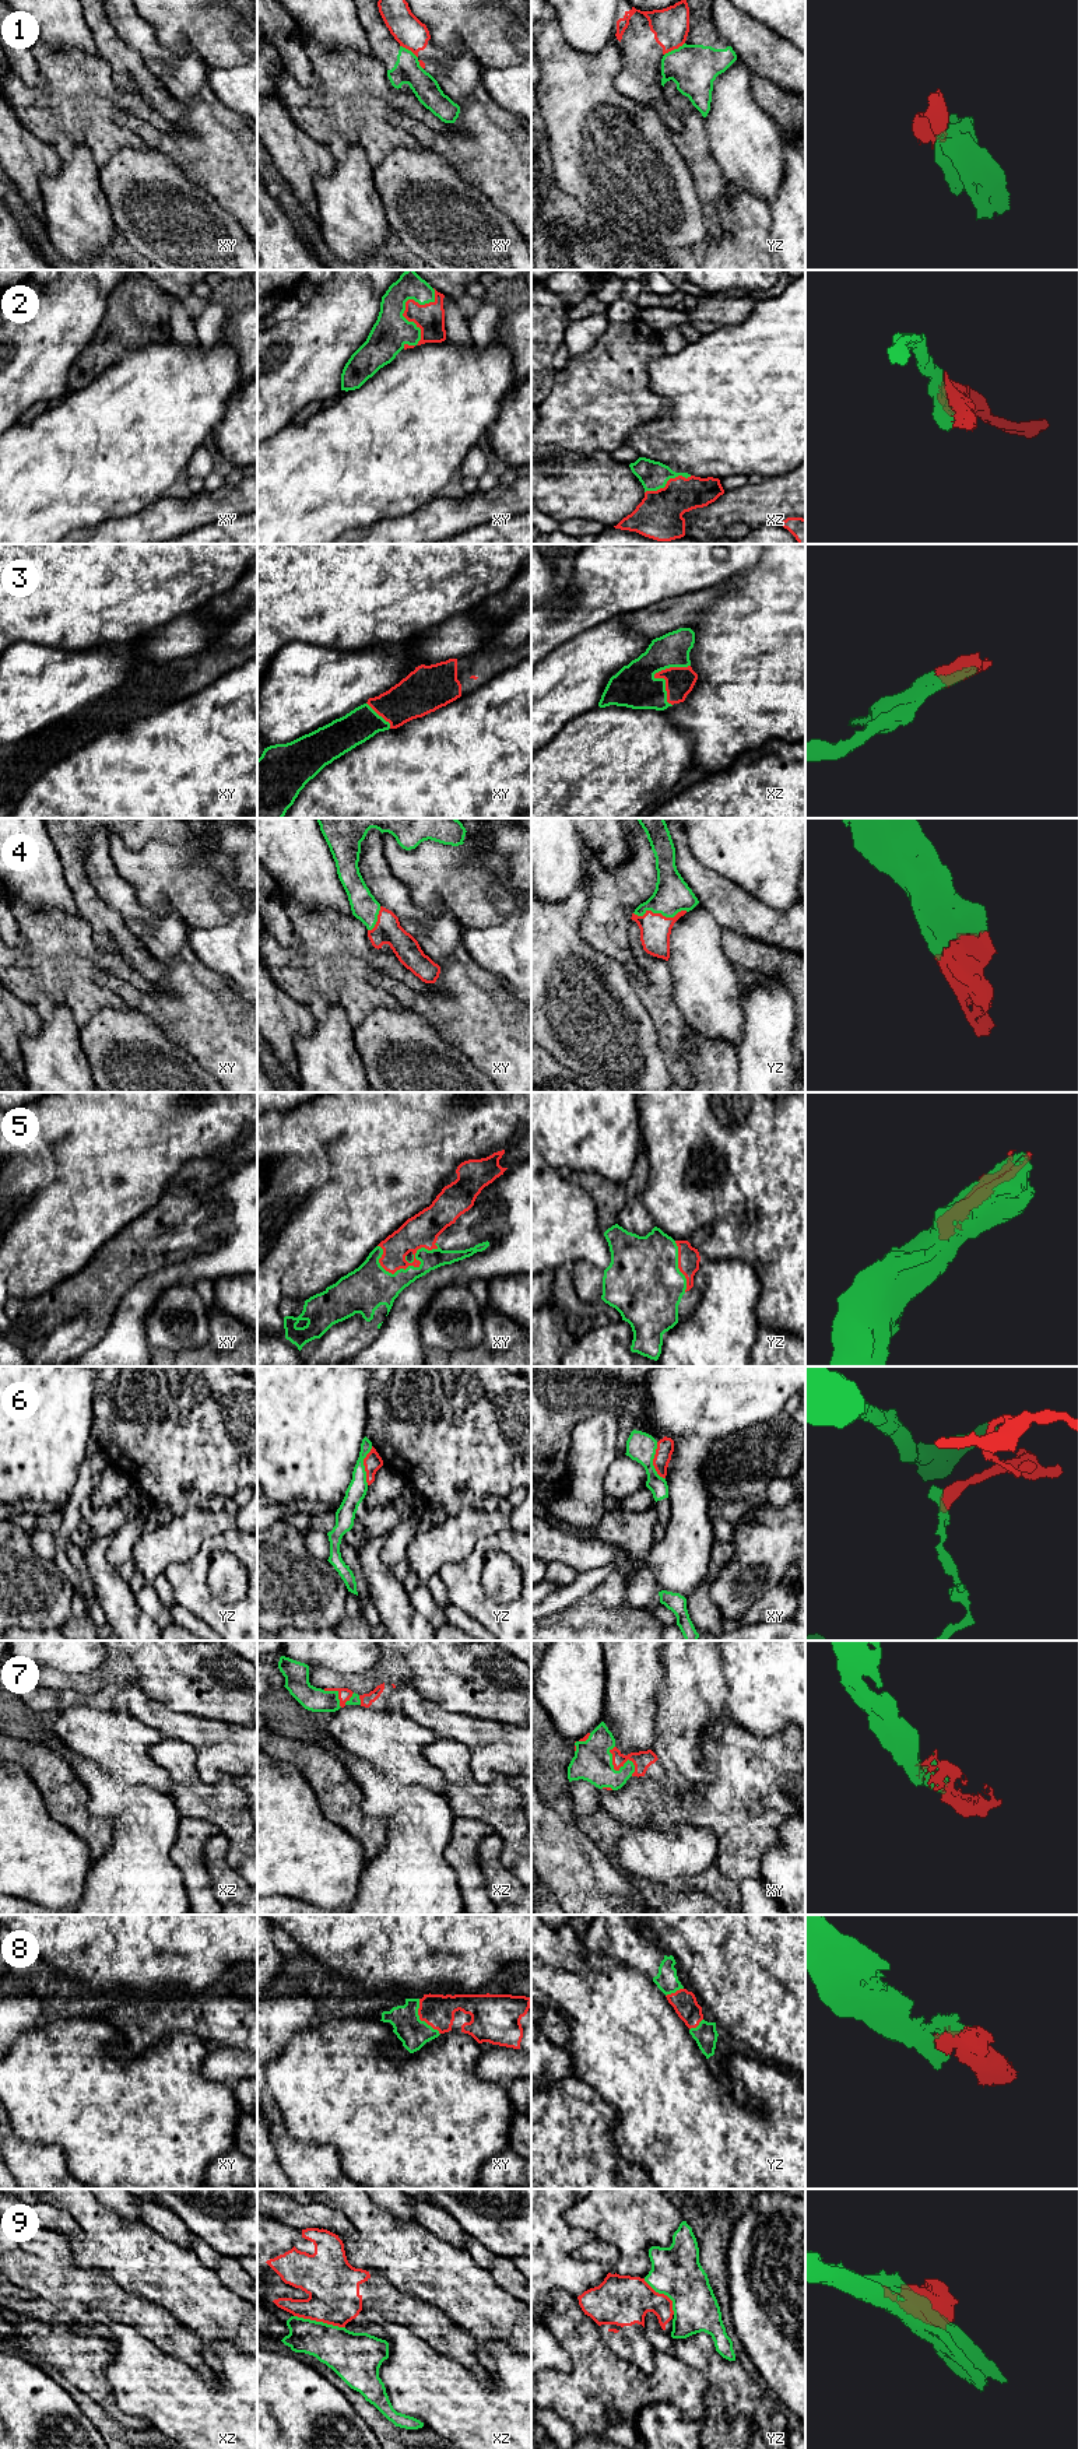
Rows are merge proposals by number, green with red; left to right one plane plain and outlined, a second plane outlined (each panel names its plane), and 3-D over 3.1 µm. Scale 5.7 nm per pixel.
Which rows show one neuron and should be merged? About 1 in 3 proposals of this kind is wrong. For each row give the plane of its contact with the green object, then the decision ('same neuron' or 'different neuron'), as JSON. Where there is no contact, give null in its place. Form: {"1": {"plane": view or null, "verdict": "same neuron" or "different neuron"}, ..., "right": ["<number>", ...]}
{"1": {"plane": "yz", "verdict": "different neuron"}, "2": {"plane": "xy", "verdict": "same neuron"}, "3": {"plane": "xz", "verdict": "same neuron"}, "4": {"plane": "yz", "verdict": "same neuron"}, "5": {"plane": "xy", "verdict": "same neuron"}, "6": {"plane": "xy", "verdict": "different neuron"}, "7": {"plane": "xy", "verdict": "same neuron"}, "8": {"plane": "xy", "verdict": "same neuron"}, "9": {"plane": "xz", "verdict": "different neuron"}, "right": ["2", "3", "4", "5", "7", "8"]}

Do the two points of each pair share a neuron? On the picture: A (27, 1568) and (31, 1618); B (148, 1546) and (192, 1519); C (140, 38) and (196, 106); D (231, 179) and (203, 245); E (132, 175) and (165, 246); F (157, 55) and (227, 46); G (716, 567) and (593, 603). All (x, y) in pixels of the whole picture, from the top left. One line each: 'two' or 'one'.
A: one
B: one
C: one
D: two
E: one
F: two
G: one

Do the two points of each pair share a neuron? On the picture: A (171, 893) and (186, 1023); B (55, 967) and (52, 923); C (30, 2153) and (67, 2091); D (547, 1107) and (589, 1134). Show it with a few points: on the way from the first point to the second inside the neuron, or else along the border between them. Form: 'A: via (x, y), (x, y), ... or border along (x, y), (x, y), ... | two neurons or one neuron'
A: border along (140, 901), (157, 914), (171, 908), (186, 926) | two neurons
B: via (55, 955), (52, 934) | one neuron
C: border along (20, 2137), (28, 2142), (58, 2144), (66, 2155) | two neurons
D: via (557, 1107), (561, 1107), (579, 1125) | one neuron

